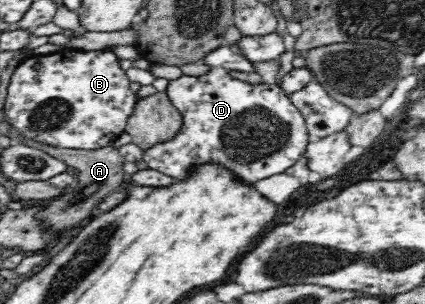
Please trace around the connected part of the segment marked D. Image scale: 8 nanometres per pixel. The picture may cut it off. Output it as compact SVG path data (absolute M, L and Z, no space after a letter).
M210 68L199 77L182 75L169 81L165 93L173 107L181 112L183 123L169 141L155 143L143 151L143 160L149 169L160 171L176 181L190 177L201 163L219 163L227 171L233 171L243 183L255 183L288 170L306 152L309 131L305 117L277 84L249 83L233 78L225 68Z

